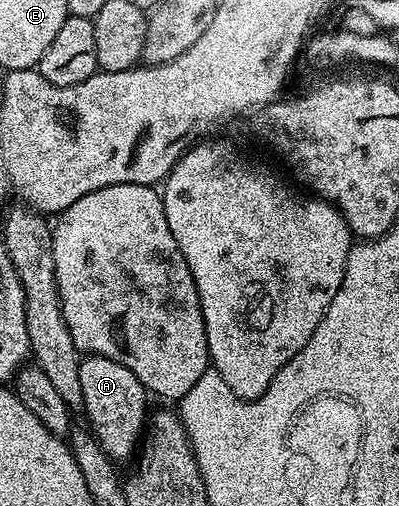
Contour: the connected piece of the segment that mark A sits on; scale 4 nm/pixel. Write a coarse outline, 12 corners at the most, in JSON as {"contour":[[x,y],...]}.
{"contour":[[86,356],[84,416],[122,463],[147,428],[147,390],[123,363]]}

